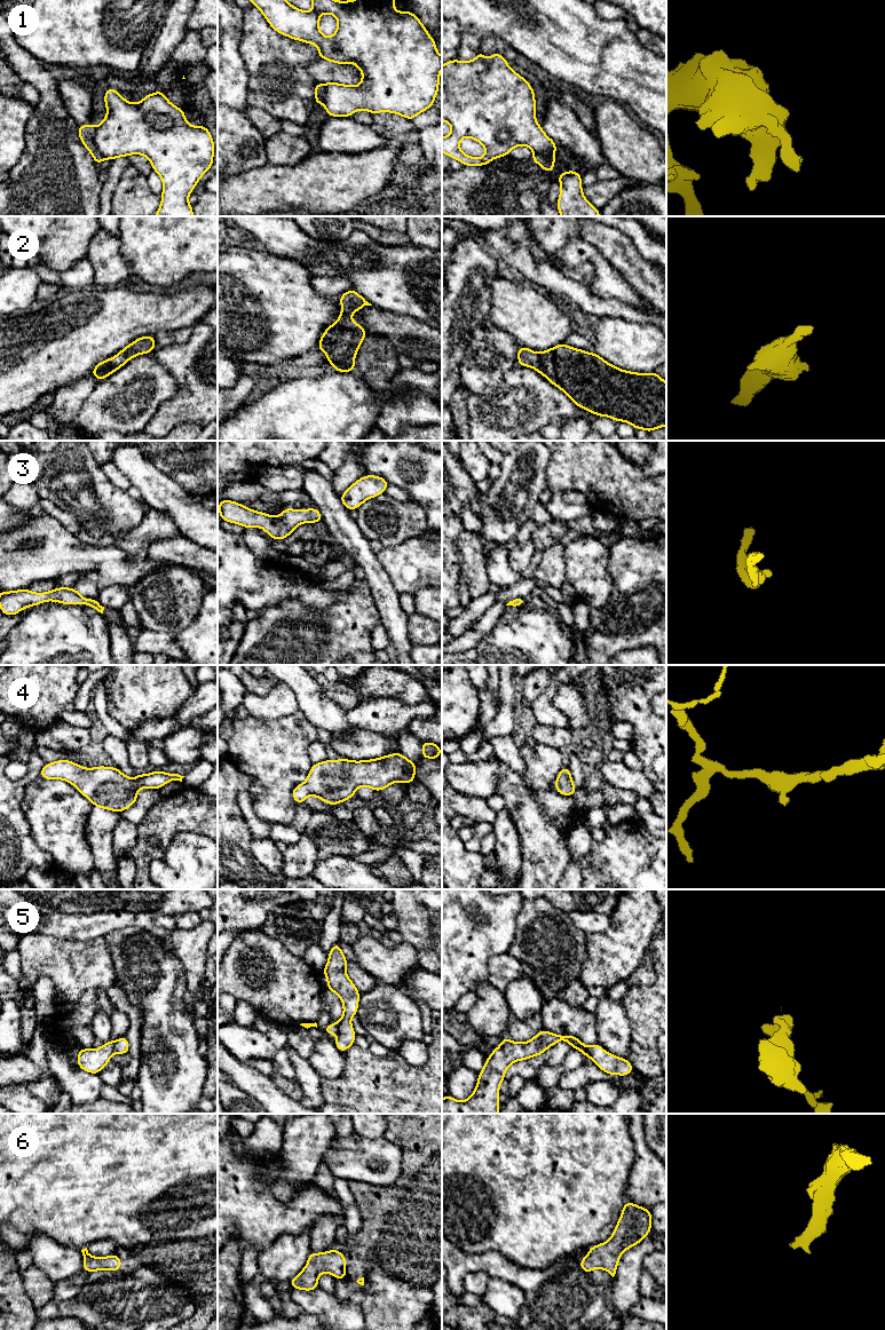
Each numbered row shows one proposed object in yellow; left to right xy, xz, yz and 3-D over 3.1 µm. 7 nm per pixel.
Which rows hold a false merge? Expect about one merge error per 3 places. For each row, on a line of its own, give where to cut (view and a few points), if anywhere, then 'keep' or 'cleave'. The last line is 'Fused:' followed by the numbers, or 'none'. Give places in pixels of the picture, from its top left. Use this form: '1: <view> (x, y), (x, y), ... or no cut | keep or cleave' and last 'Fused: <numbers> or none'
1: xy (95, 127), (94, 144), (105, 157) | cleave
2: no cut | keep
3: no cut | keep
4: no cut | keep
5: xz (337, 1023), (339, 1034) | cleave
6: no cut | keep
Fused: 1, 5

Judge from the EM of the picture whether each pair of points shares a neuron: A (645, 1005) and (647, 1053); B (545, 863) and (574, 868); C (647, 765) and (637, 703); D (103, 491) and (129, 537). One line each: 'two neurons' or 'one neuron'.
A: one neuron
B: two neurons
C: one neuron
D: two neurons

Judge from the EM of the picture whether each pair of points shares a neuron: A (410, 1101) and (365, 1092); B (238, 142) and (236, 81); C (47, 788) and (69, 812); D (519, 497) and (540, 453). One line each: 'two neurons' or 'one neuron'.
A: one neuron
B: two neurons
C: one neuron
D: one neuron

